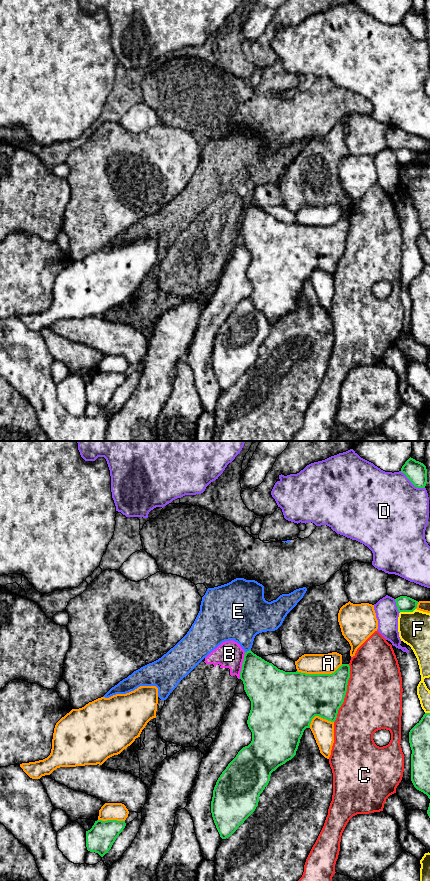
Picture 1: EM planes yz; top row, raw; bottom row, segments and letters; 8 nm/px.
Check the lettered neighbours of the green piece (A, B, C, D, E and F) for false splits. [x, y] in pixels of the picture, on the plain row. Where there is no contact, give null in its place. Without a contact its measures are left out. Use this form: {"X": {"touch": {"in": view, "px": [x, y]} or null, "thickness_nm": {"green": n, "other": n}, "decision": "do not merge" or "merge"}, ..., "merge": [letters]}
{"A": {"touch": {"in": "yz", "px": [319, 226]}, "thickness_nm": {"green": 400, "other": 160}, "decision": "do not merge"}, "B": {"touch": {"in": "yz", "px": [242, 217]}, "thickness_nm": {"green": 340, "other": 220}, "decision": "do not merge"}, "C": {"touch": {"in": "yz", "px": [345, 245]}, "thickness_nm": {"green": 340, "other": 460}, "decision": "do not merge"}, "D": {"touch": {"in": "yz", "px": [412, 35]}, "thickness_nm": {"green": 170, "other": 500}, "decision": "do not merge"}, "E": {"touch": {"in": "yz", "px": [247, 203]}, "thickness_nm": {"green": 280, "other": 320}, "decision": "do not merge"}, "F": {"touch": {"in": "yz", "px": [407, 163]}, "thickness_nm": {"green": 130, "other": 260}, "decision": "do not merge"}, "merge": []}

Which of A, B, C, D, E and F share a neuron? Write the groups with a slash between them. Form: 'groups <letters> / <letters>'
groups A / B E / C / D / F

